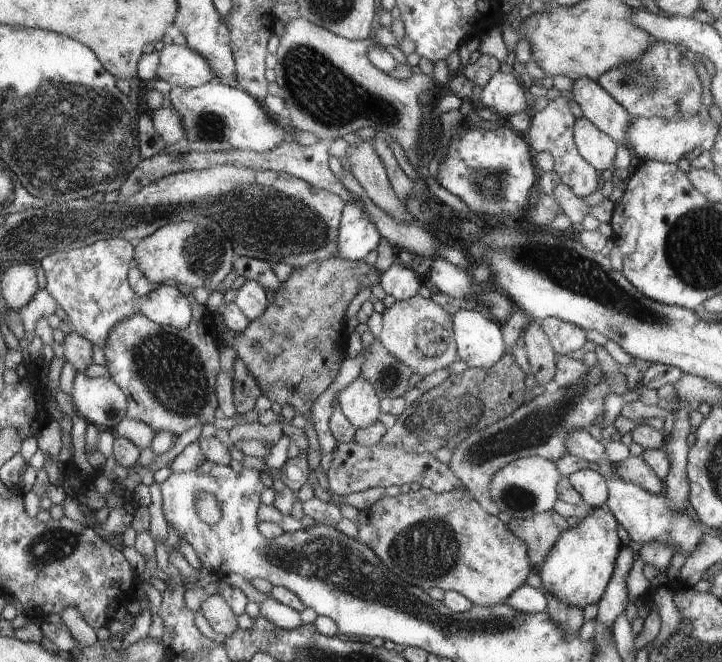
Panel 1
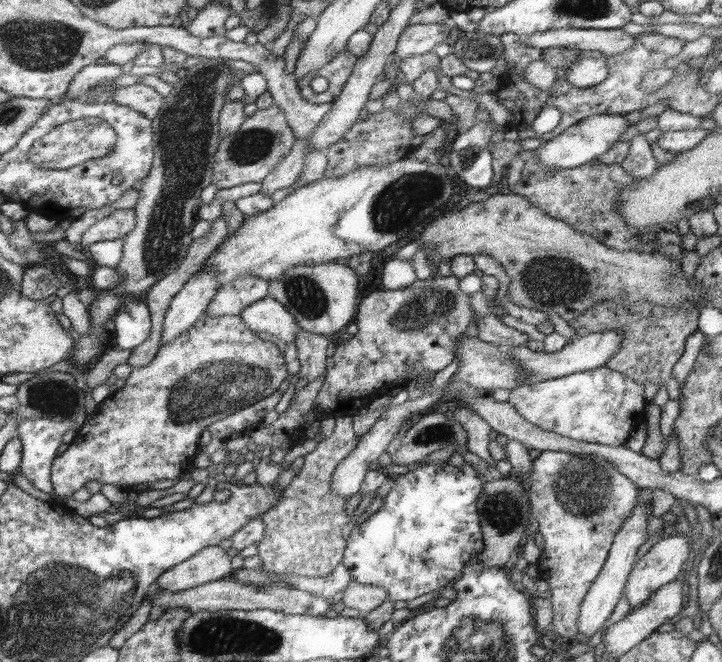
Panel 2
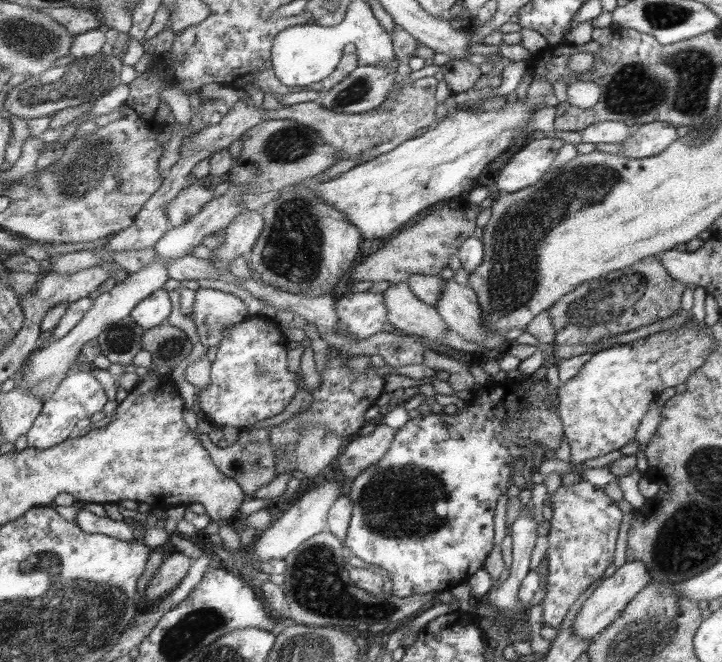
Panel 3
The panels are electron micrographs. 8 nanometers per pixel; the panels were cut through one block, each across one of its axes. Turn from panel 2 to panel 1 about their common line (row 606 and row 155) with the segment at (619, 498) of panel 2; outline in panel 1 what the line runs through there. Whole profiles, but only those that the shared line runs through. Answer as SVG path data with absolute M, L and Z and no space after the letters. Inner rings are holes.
M563 94L554 100L550 100L546 108L541 112L532 113L531 125L526 132L527 139L530 140L530 146L537 152L550 152L555 160L554 171L559 174L561 182L568 185L572 192L580 198L592 194L598 188L600 176L594 170L594 166L589 163L577 151L577 143L573 137L573 130L576 126L577 119L574 118L568 106L569 94Z

